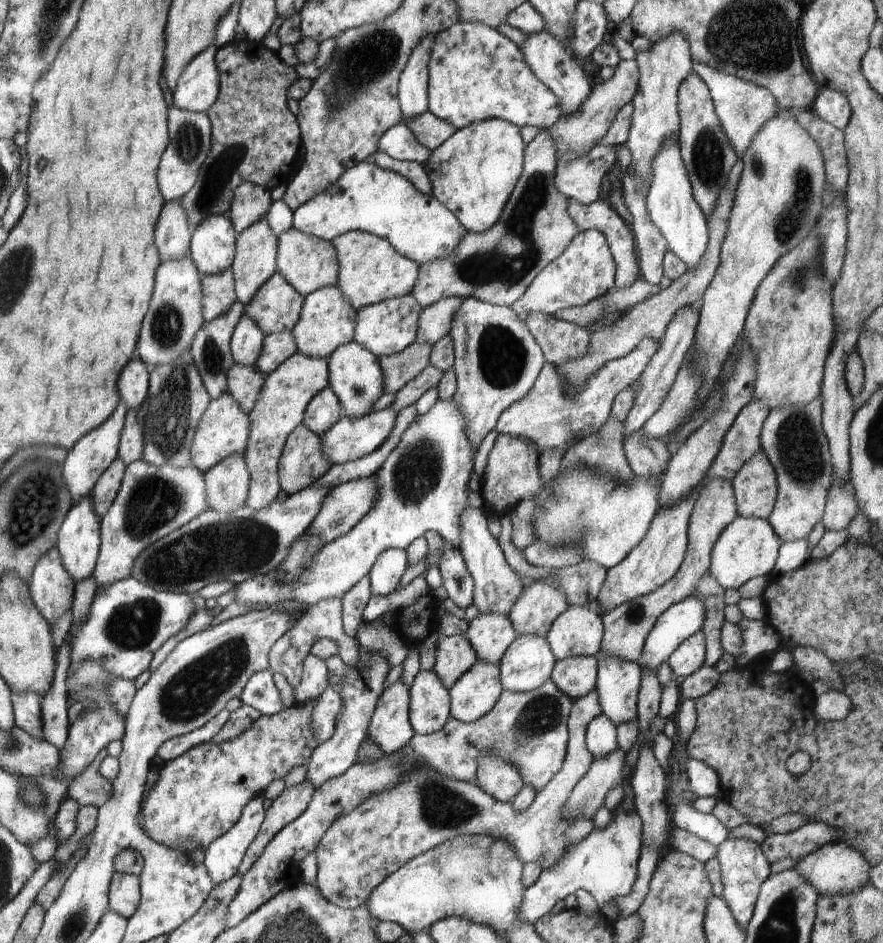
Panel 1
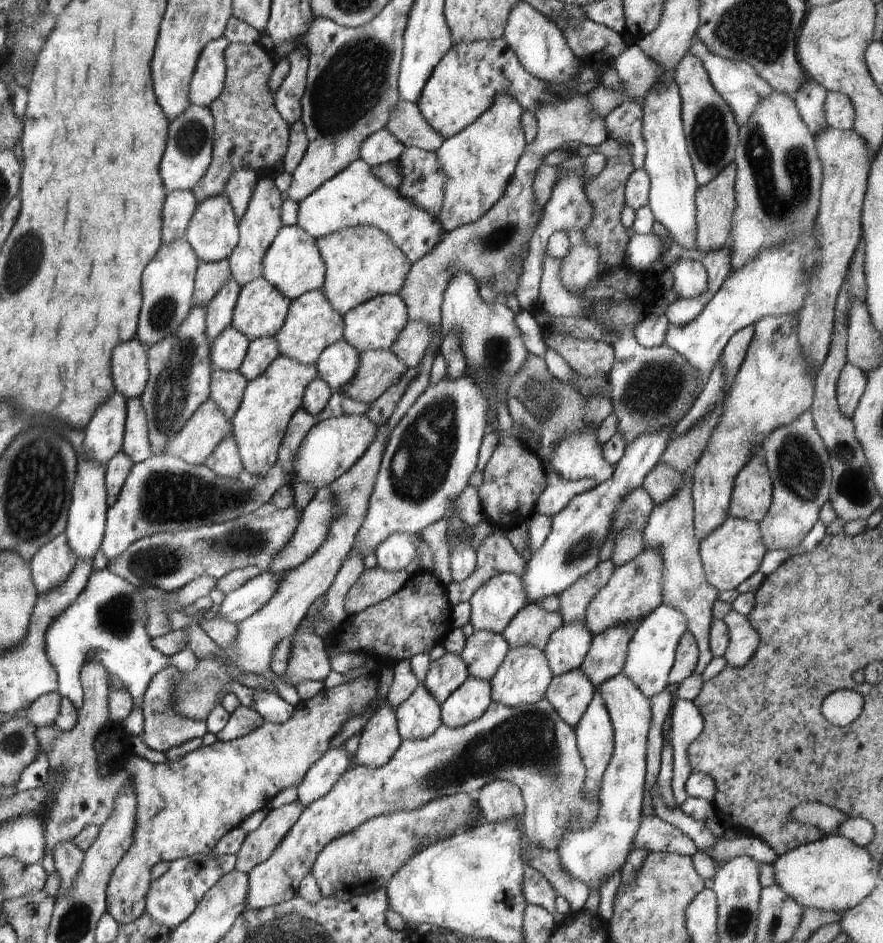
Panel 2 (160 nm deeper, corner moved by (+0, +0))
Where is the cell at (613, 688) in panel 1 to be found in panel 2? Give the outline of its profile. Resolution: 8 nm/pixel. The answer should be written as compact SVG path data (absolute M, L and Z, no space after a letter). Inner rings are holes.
M620 674L608 679L598 687L603 696L613 724L613 755L603 772L599 788L599 810L597 821L589 829L573 833L566 831L557 851L567 870L575 879L591 888L599 886L616 871L626 866L631 842L637 834L642 814L644 776L646 776L646 737L652 722L651 699L626 676Z

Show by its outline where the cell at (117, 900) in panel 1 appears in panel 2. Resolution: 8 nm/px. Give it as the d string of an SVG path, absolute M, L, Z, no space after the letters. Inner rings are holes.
M376 671L370 673L362 673L358 675L355 679L348 680L347 683L344 683L340 686L327 688L320 691L314 698L300 701L295 706L295 711L292 713L292 716L284 724L274 724L265 721L262 726L259 726L253 733L250 733L248 736L240 737L231 741L216 741L213 745L210 746L201 746L195 751L188 753L184 758L178 759L177 761L162 761L160 763L150 762L142 756L136 754L127 754L127 758L122 762L121 767L126 769L132 776L134 776L134 790L135 797L137 798L136 810L135 810L135 821L134 821L134 830L133 830L133 839L131 840L131 845L127 848L123 857L117 862L117 865L114 867L114 870L111 872L111 877L109 883L106 885L106 902L107 902L107 911L114 917L119 924L128 924L134 922L137 918L140 918L140 915L144 913L146 906L147 893L149 892L150 881L150 872L153 869L155 864L162 862L162 860L175 861L180 857L192 856L193 854L204 854L211 853L214 850L216 844L222 836L227 832L230 832L232 828L240 827L240 824L244 822L253 812L262 810L263 808L270 807L271 800L283 790L287 788L297 788L297 786L304 780L306 772L308 769L315 763L318 762L319 758L322 758L322 755L330 749L330 739L338 734L338 731L342 728L342 725L345 722L348 722L352 717L355 717L357 714L363 714L364 710L368 706L373 708L377 707L378 701L378 690L380 690L380 676L376 674Z

